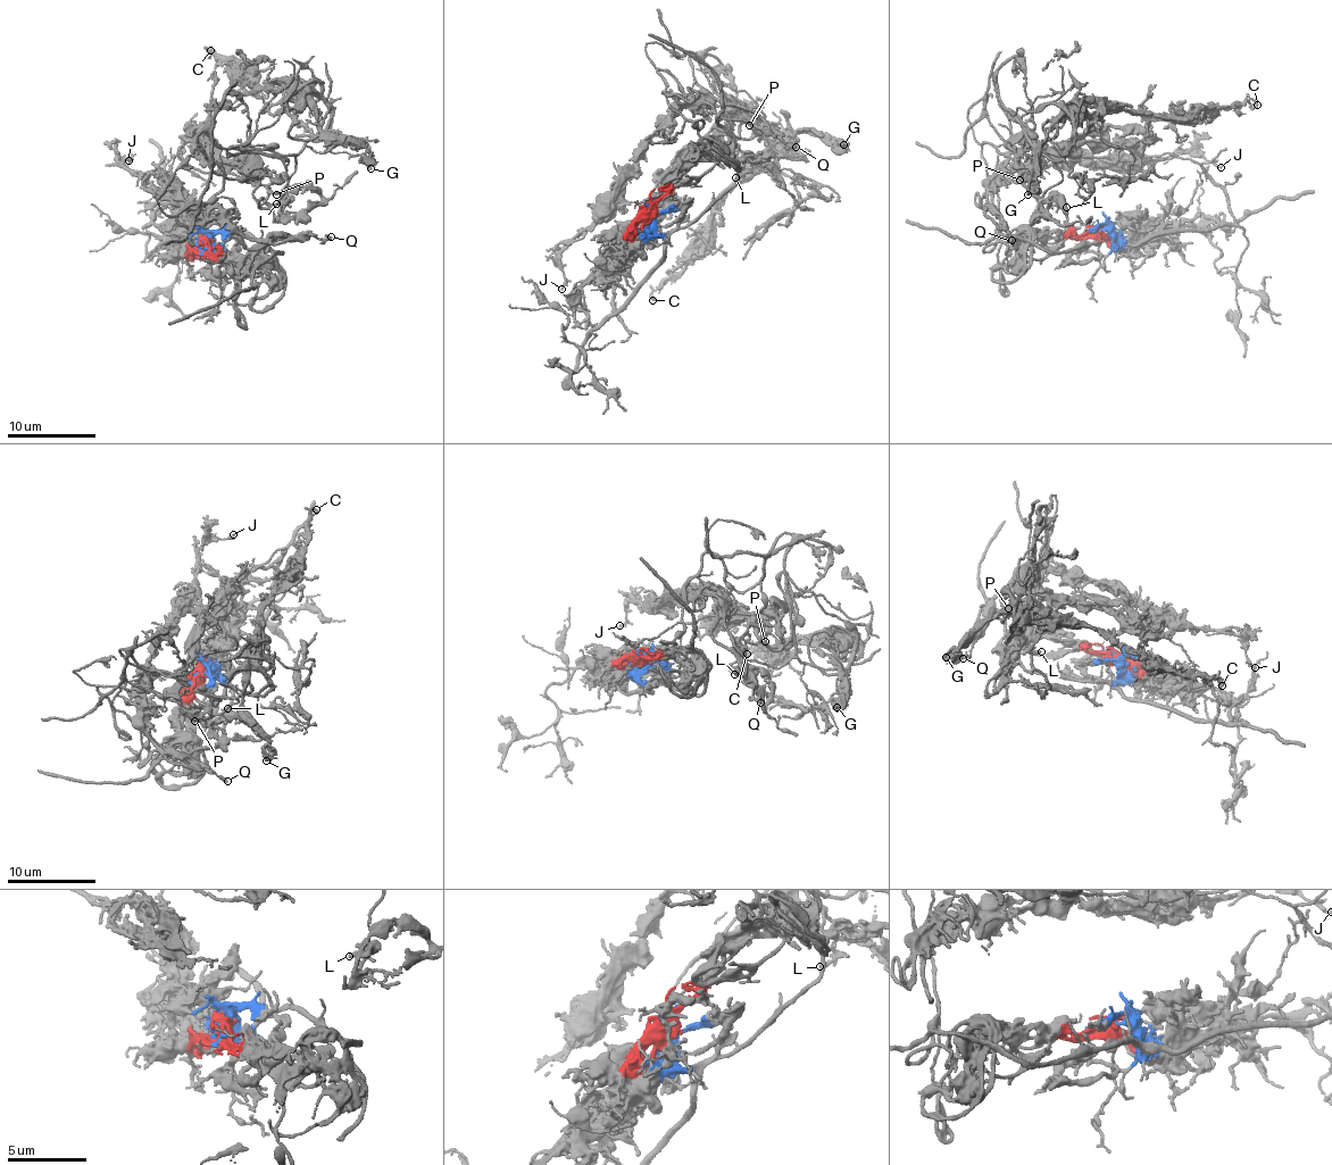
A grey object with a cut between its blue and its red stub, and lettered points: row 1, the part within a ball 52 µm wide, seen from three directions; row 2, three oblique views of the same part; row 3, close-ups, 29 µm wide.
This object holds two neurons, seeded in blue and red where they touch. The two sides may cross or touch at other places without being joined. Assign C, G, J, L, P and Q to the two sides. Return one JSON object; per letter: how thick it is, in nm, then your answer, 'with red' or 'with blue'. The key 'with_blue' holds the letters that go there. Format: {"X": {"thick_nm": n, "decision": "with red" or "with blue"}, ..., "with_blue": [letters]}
{"C": {"thick_nm": 280, "decision": "with red"}, "G": {"thick_nm": 320, "decision": "with red"}, "J": {"thick_nm": 240, "decision": "with red"}, "L": {"thick_nm": 240, "decision": "with red"}, "P": {"thick_nm": 220, "decision": "with red"}, "Q": {"thick_nm": 200, "decision": "with red"}, "with_blue": []}

